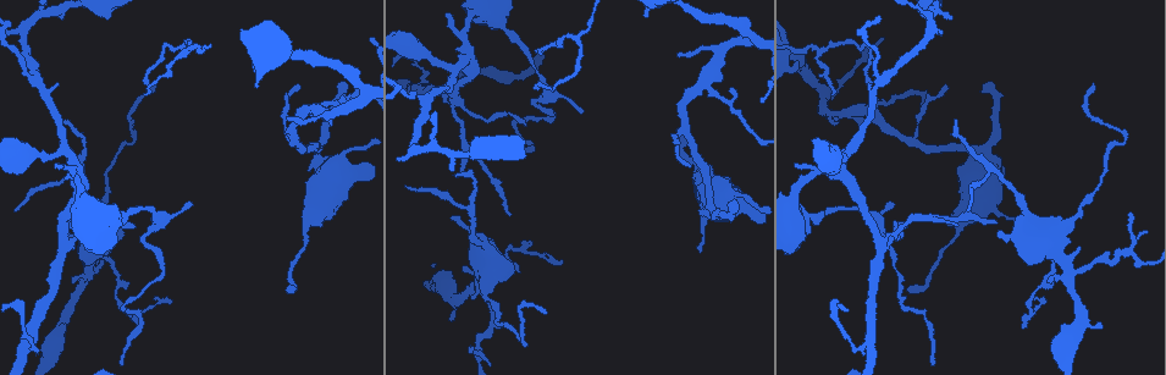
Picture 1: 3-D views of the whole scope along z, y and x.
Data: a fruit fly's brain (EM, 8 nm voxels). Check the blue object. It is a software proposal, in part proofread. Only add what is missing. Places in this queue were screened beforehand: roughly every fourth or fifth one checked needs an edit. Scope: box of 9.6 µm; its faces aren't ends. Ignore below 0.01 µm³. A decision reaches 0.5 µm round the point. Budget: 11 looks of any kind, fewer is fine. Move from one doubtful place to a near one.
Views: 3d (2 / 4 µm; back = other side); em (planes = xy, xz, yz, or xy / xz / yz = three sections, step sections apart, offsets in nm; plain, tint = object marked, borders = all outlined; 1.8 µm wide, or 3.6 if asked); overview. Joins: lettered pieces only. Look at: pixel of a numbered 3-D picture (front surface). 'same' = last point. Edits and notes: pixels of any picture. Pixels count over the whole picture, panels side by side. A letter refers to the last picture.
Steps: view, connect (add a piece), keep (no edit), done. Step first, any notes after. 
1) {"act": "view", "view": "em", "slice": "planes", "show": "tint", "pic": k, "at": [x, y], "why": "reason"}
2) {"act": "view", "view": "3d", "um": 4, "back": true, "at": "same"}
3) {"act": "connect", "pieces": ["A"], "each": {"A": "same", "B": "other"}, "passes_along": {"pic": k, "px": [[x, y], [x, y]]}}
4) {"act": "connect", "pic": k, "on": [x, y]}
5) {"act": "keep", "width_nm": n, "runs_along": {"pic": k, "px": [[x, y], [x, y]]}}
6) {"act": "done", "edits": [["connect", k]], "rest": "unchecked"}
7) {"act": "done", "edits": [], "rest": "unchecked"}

{"act": "view", "view": "em", "um": 3.6, "slice": "planes", "show": "borders", "pic": 1, "at": [1101, 329], "why": "an open end"}

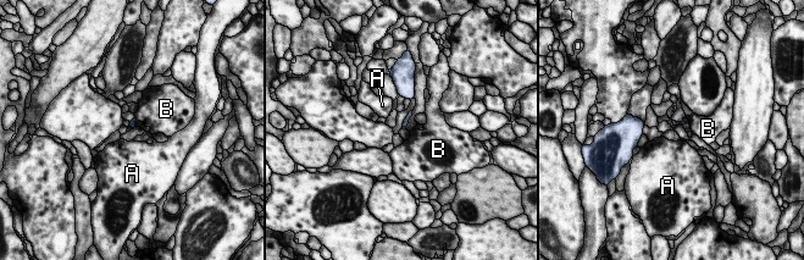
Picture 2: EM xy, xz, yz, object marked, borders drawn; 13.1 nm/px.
{"act": "keep", "each": {"A": "other", "B": "other"}, "found": "no lettered piece goes on from it"}

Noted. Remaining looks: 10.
{"act": "view", "view": "em", "slice": "planes", "show": "borders", "pic": 1, "at": [529, 240], "why": "tapers out"}

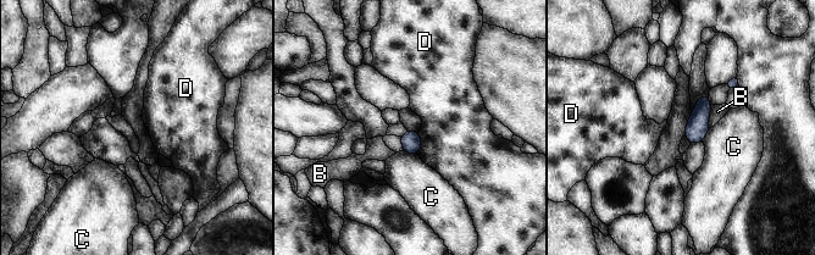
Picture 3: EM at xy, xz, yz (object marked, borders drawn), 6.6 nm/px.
{"act": "keep", "each": {"B": "other", "C": "other", "D": "other"}, "border": {"pic": 3, "px": [[419, 132], [421, 149], [416, 154]]}, "found": "none of them fits"}

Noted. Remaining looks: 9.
{"act": "view", "view": "3d", "um": 2, "pic": 1, "at": [984, 91], "why": "an open end"}

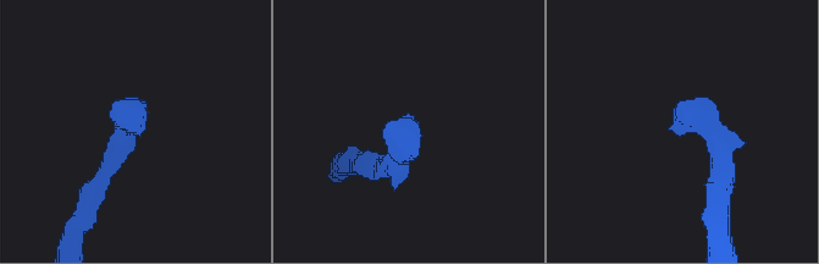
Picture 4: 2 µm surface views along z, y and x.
{"act": "view", "view": "em", "slice": "xz", "step": 16, "show": "plain", "pic": 4, "at": [144, 130], "why": "need the tissue"}

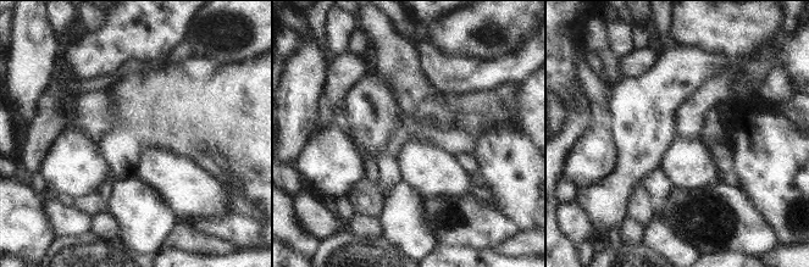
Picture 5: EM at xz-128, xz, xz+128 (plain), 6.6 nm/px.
{"act": "view", "view": "em", "slice": "xz", "step": 16, "show": "borders", "at": "same"}

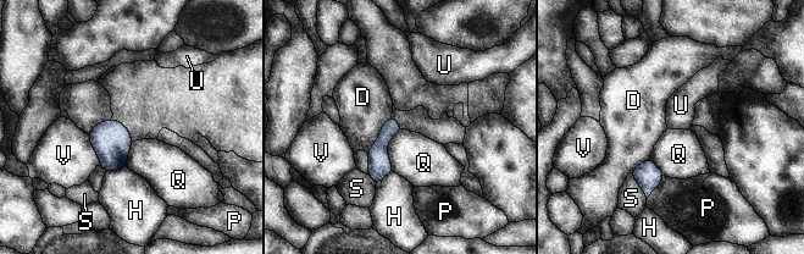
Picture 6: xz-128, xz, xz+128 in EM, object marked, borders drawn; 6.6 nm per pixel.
{"act": "keep", "width_nm": 100, "each": {"D": "other", "H": "other", "P": "other", "Q": "other", "S": "other", "U": "other", "V": "other"}, "runs_along": {"pic": 6, "px": [[392, 121], [378, 149], [376, 178]]}, "found": "no lettered piece goes on from it"}

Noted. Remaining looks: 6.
{"act": "view", "view": "3d", "um": 4, "pic": 1, "at": [795, 164]}

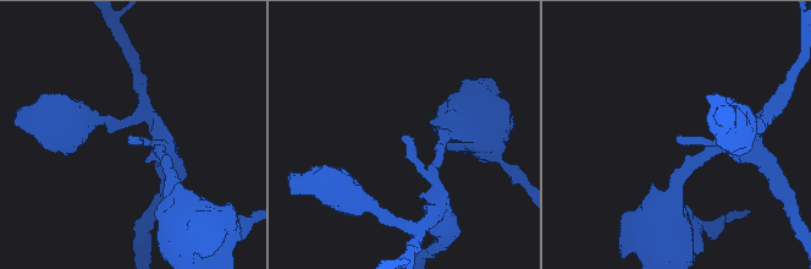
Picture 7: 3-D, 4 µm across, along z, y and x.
{"act": "view", "view": "em", "slice": "planes", "show": "plain", "pic": 7, "at": [677, 138], "why": "shape alone is not enough"}

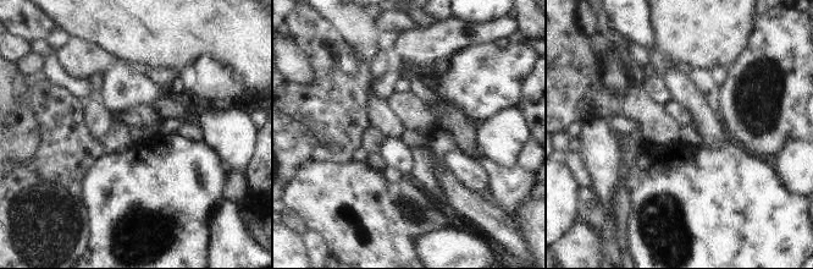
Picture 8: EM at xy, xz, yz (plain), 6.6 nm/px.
{"act": "view", "view": "em", "slice": "planes", "show": "borders", "at": "same"}

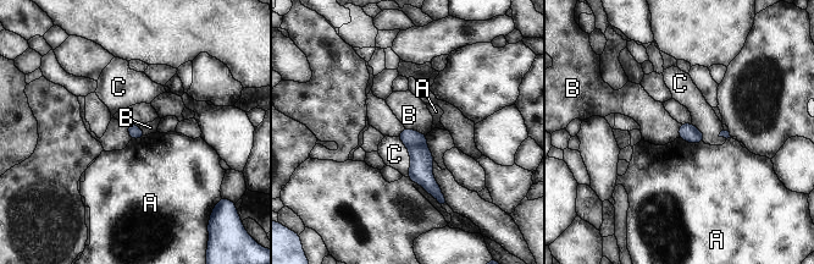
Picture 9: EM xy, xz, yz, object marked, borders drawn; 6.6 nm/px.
{"act": "keep", "width_nm": 90, "each": {"A": "other", "B": "other", "C": "other"}, "runs_along": {"pic": 9, "px": [[406, 131], [438, 197]]}, "found": "no lettered piece goes on from it"}

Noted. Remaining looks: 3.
{"act": "view", "view": "em", "slice": "planes", "show": "tint", "pic": 1, "at": [131, 114], "why": "sharp bend"}

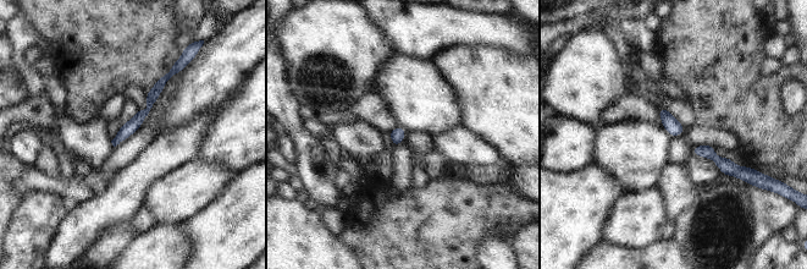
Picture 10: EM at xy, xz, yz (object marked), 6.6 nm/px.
{"act": "view", "view": "em", "slice": "planes", "show": "borders", "at": "same", "why": "what lies round it"}

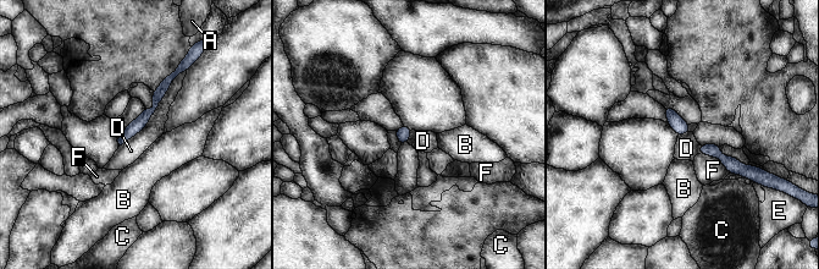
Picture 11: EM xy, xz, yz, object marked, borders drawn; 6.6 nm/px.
{"act": "keep", "each": {"A": "other", "B": "other", "C": "other", "D": "other", "E": "other", "F": "other"}, "runs_along": {"pic": 11, "px": [[173, 75], [122, 140]]}, "found": "none of them fits"}

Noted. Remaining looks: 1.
{"act": "done", "edits": [], "rest": "unchecked"}

